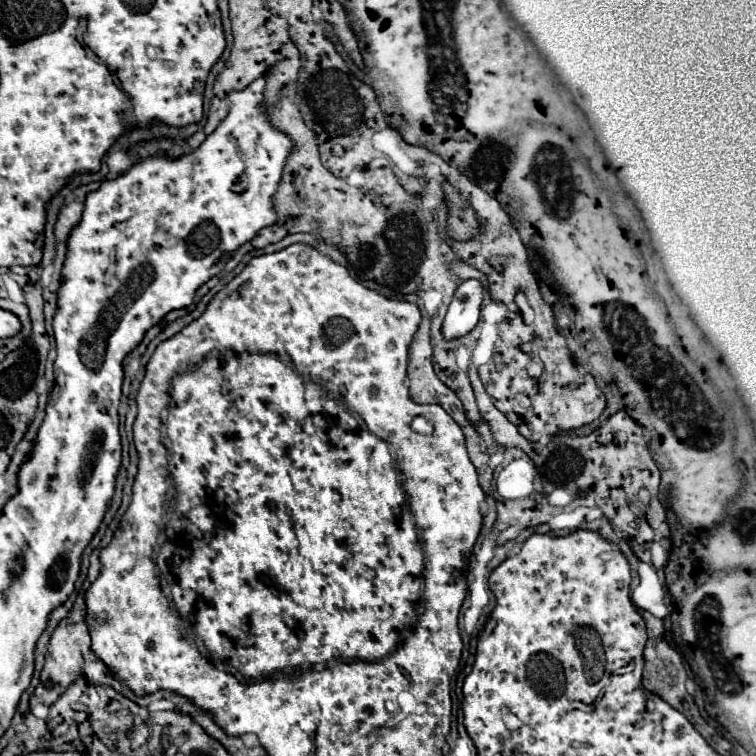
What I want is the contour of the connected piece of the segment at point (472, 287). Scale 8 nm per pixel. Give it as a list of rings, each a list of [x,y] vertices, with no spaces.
[[[476,278],[464,280],[456,288],[452,304],[448,308],[448,314],[444,318],[444,324],[442,324],[444,338],[454,340],[454,338],[468,334],[478,324],[482,300],[484,300],[482,282]]]

